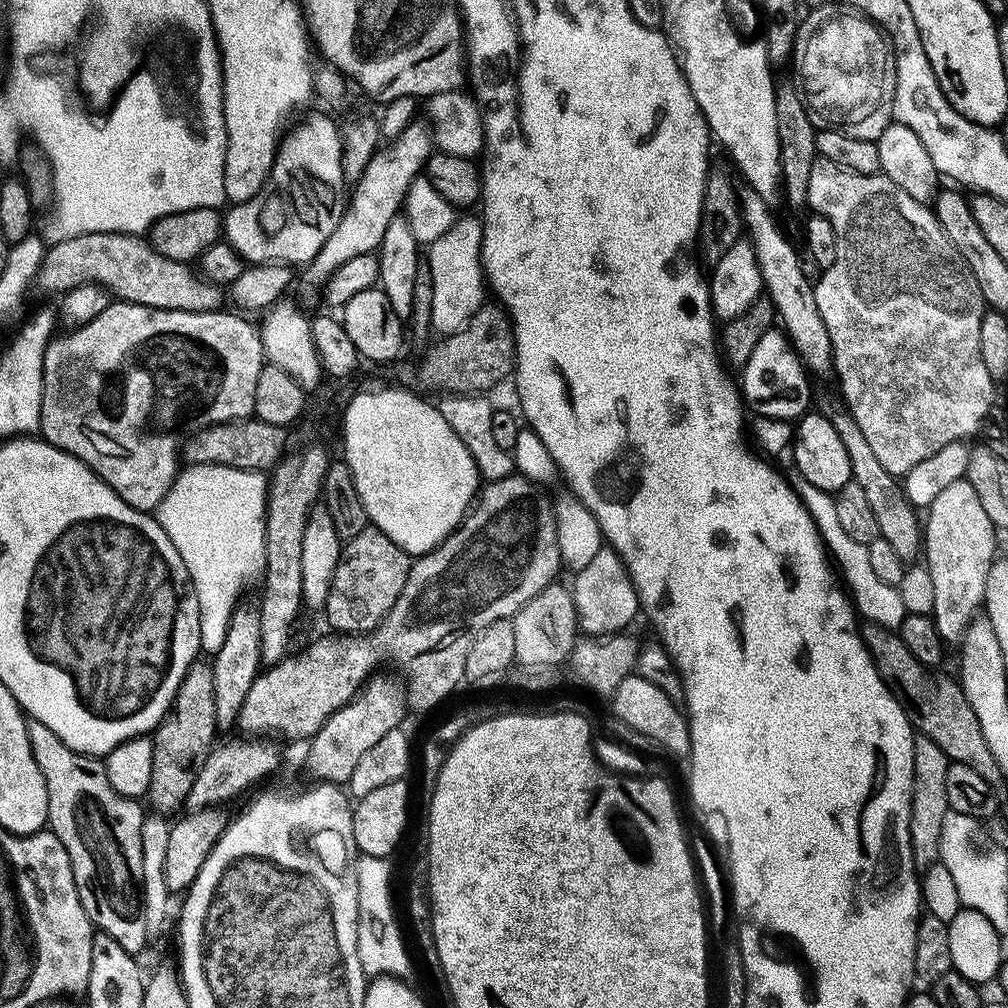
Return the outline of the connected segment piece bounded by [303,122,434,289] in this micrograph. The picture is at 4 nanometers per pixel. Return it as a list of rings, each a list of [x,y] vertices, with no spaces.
[[[413,122],[389,148],[392,148],[389,152],[377,151],[362,178],[355,181],[353,188],[356,189],[352,192],[352,205],[348,213],[339,217],[330,240],[311,264],[303,269],[306,287],[323,289],[333,274],[346,266],[346,262],[354,262],[354,258],[359,256],[379,253],[391,222],[401,215],[405,207],[409,189],[416,177],[428,167],[428,160],[434,154],[434,137],[427,123]]]

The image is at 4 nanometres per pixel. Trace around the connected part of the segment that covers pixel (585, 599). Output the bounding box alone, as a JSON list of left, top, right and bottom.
[572,548,641,638]

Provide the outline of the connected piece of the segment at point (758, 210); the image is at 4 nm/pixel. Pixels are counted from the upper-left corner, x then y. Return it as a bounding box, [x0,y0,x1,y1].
[742,190,833,373]

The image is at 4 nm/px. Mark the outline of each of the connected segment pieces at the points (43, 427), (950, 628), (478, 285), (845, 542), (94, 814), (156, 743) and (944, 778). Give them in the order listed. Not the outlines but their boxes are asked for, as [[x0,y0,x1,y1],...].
[[39,302,266,513],[922,478,998,642],[426,214,486,338],[803,487,909,633],[28,725,150,958],[147,662,214,818],[910,736,952,870]]

